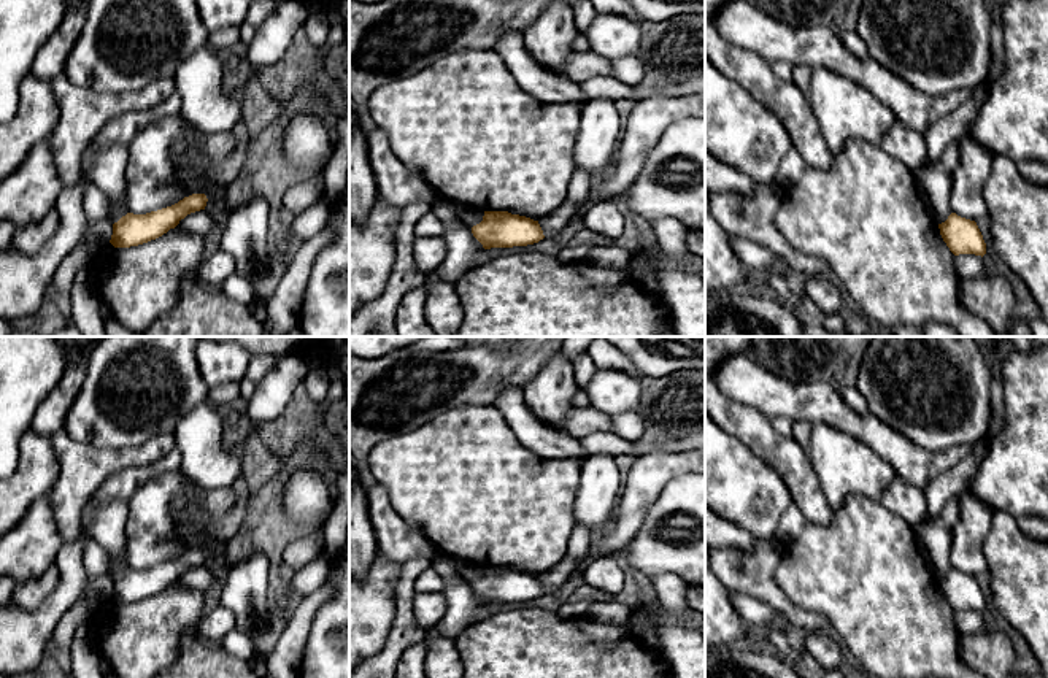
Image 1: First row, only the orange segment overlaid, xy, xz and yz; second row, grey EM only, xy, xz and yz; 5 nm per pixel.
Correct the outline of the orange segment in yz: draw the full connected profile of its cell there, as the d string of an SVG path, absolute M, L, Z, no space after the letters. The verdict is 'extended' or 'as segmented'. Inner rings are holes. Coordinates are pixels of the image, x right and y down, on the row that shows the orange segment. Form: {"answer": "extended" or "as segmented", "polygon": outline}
{"answer": "as segmented", "polygon": "M951 213L948 219L938 224L940 235L954 256L986 254L986 243L975 221Z"}

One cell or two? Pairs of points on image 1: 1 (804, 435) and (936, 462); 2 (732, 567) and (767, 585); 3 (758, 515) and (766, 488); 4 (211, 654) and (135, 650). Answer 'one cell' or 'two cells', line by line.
1: two cells
2: one cell
3: one cell
4: two cells

